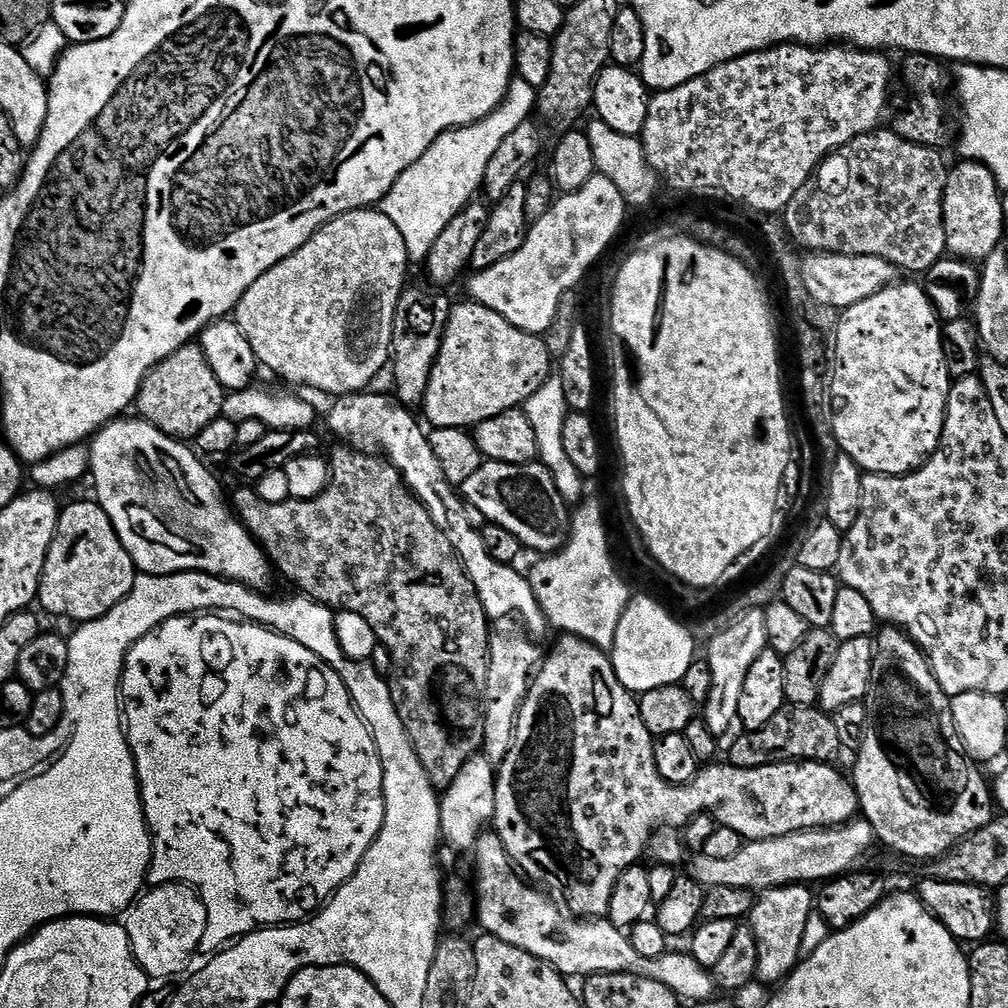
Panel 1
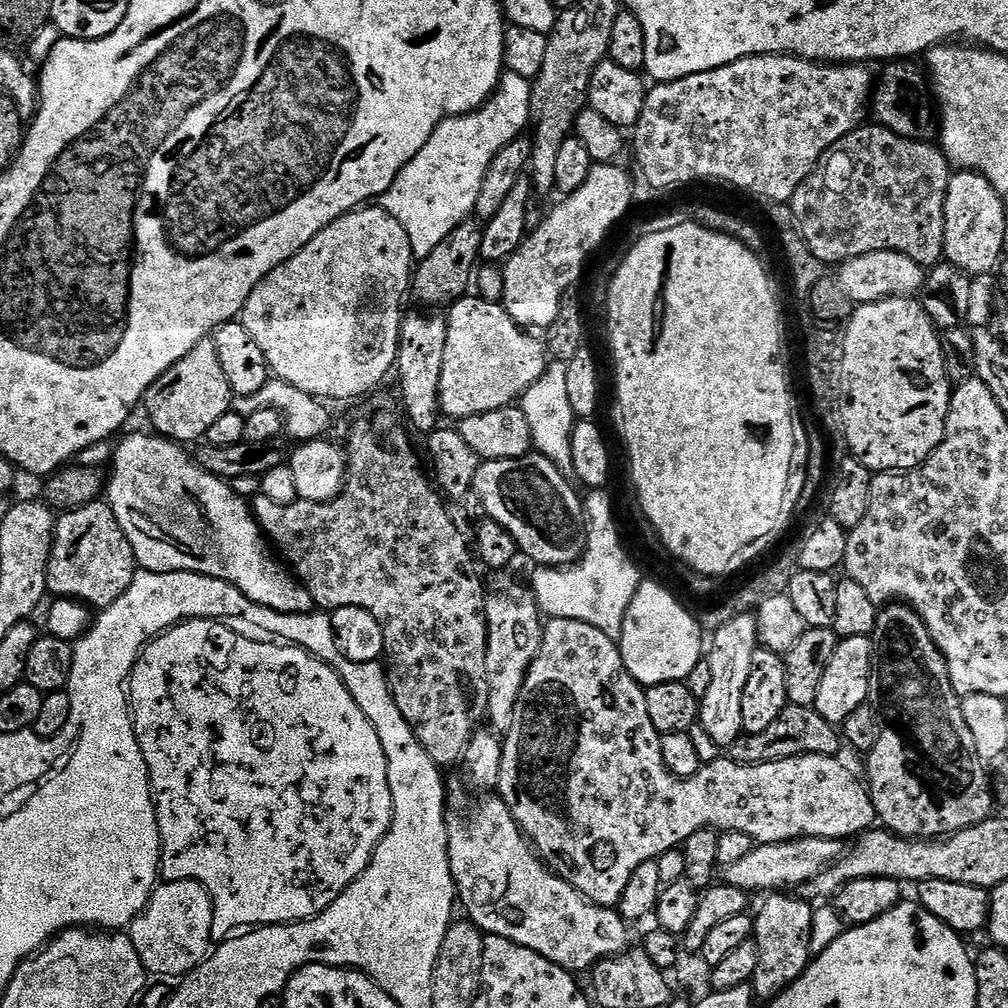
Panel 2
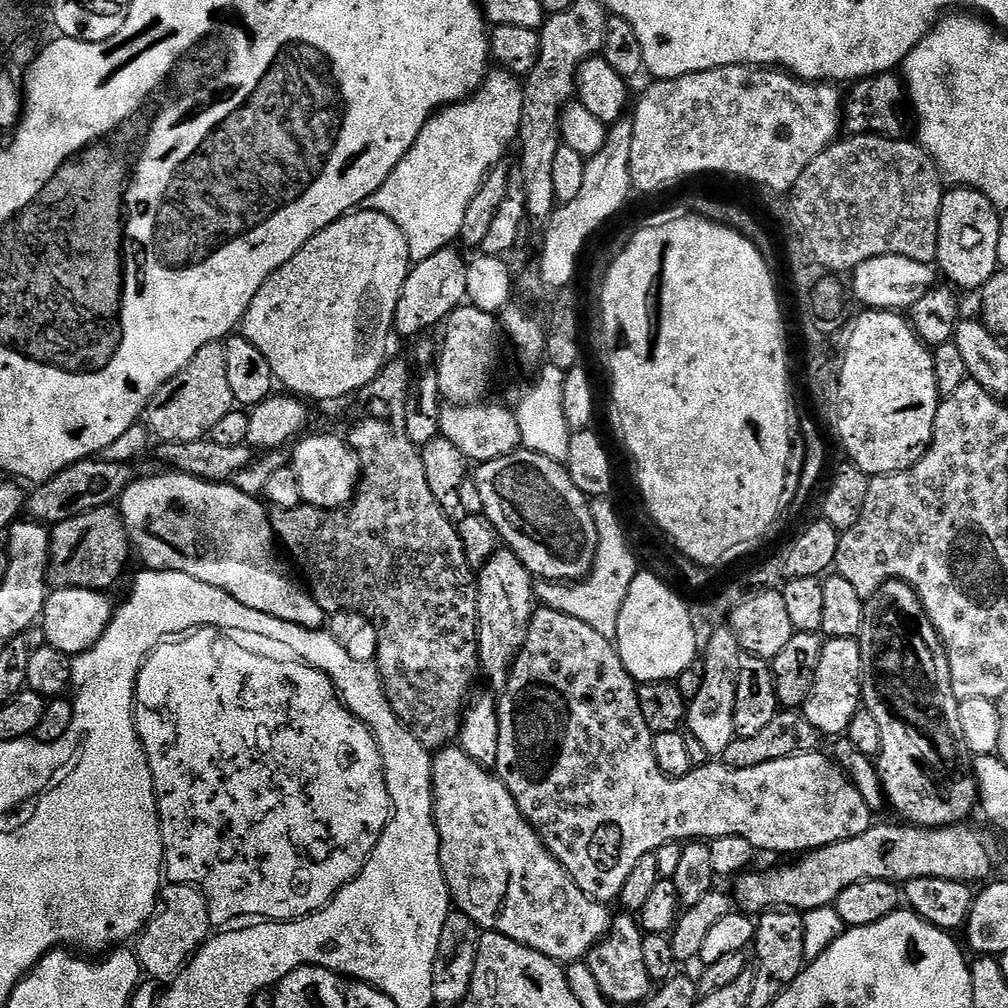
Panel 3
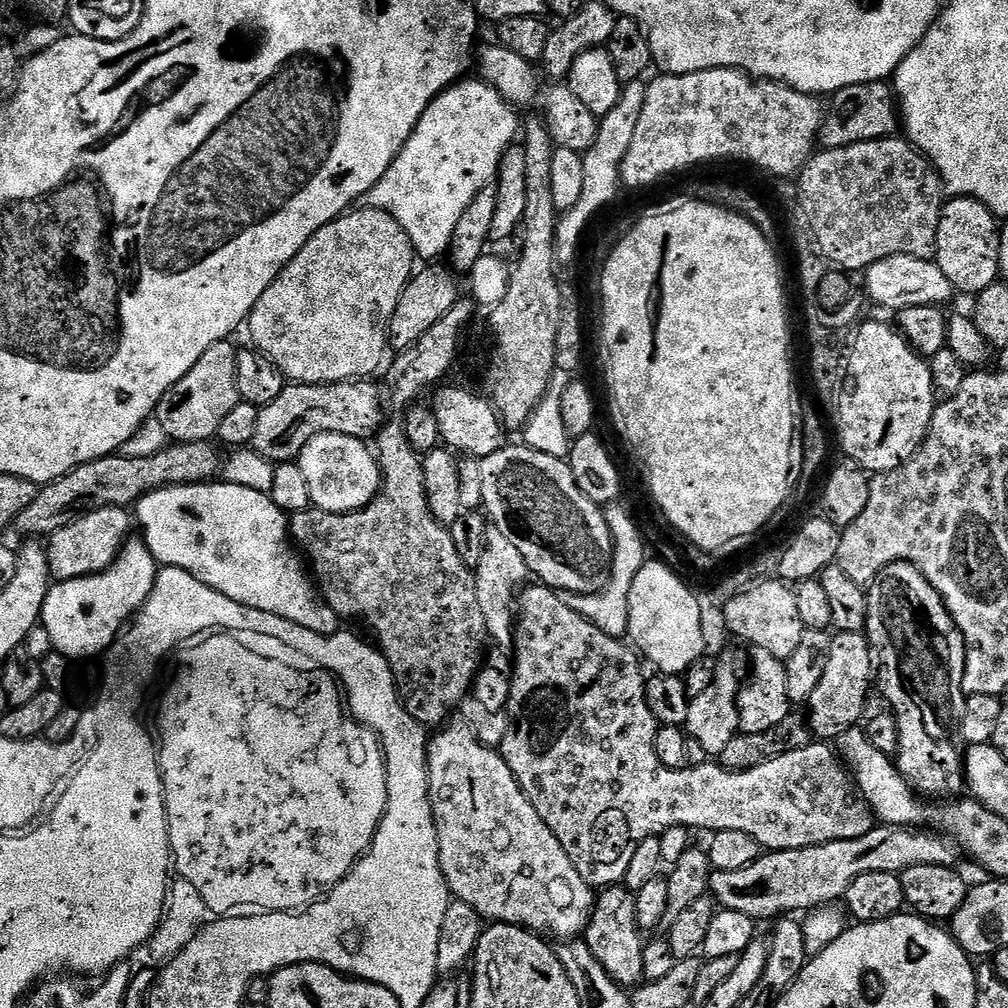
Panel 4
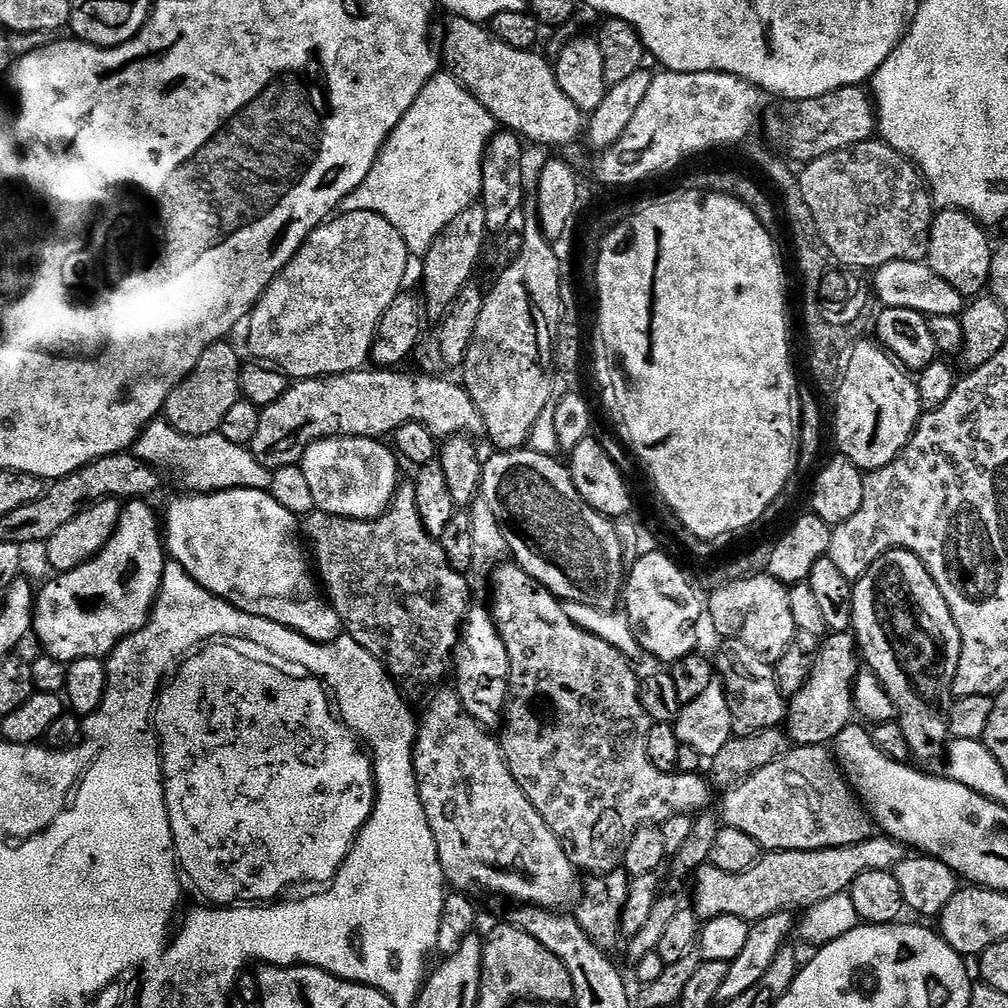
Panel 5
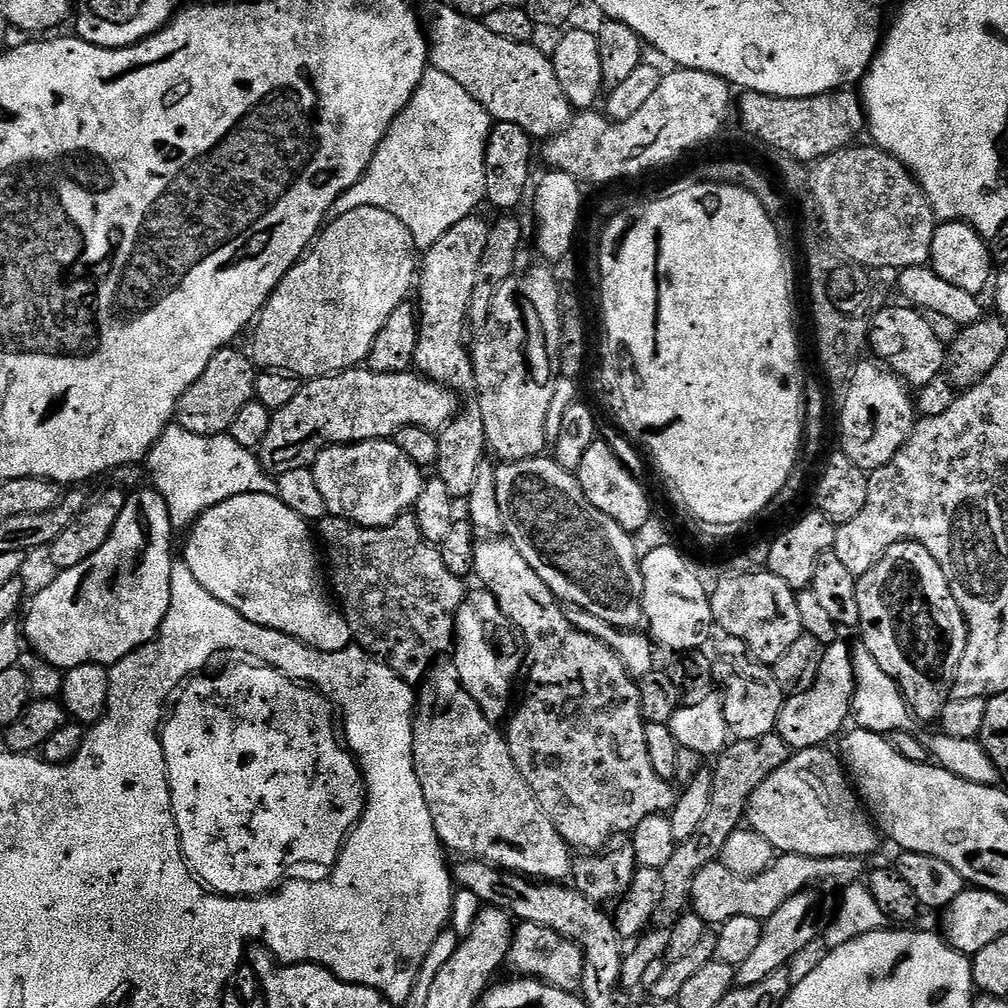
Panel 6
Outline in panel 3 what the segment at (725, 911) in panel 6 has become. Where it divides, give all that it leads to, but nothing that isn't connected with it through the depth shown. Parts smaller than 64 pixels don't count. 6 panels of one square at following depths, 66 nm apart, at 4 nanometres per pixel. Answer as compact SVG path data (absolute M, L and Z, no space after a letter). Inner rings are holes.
M907 822L895 823L873 823L866 834L801 855L797 864L788 864L773 872L749 870L735 877L733 884L736 885L730 888L735 907L745 914L763 914L769 910L795 910L803 914L835 905L838 894L842 894L846 886L863 880L888 880L903 886L914 878L984 882L993 875L996 840L991 831L971 828L968 822L949 824L946 828L918 828Z

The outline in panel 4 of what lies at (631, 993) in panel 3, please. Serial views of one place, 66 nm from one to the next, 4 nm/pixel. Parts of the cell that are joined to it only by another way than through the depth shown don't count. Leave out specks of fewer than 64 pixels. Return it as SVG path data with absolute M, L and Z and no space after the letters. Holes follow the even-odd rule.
M623 886L605 888L597 895L592 917L582 933L584 945L594 954L606 974L625 990L632 990L644 980L642 954L646 943L636 917L636 896Z

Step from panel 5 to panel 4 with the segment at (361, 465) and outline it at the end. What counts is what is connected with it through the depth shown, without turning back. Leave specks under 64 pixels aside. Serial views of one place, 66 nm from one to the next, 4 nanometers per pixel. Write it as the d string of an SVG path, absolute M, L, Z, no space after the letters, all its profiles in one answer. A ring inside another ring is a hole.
M329 432L318 434L306 442L298 463L315 507L324 512L347 514L364 508L379 494L382 483L380 464L375 451L364 444L367 443L361 437Z

